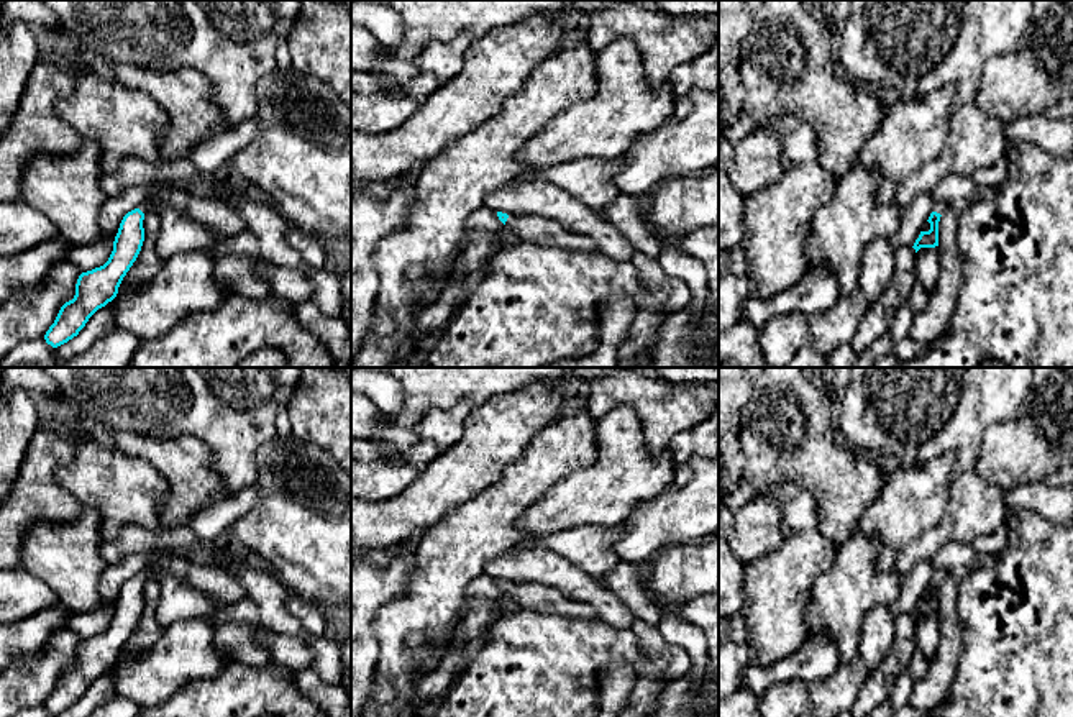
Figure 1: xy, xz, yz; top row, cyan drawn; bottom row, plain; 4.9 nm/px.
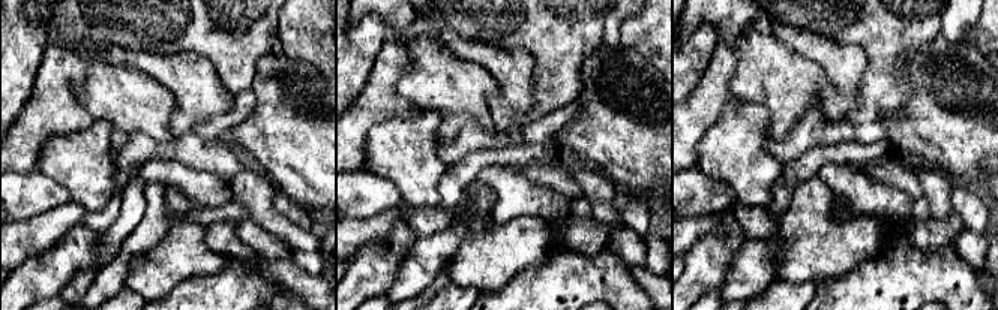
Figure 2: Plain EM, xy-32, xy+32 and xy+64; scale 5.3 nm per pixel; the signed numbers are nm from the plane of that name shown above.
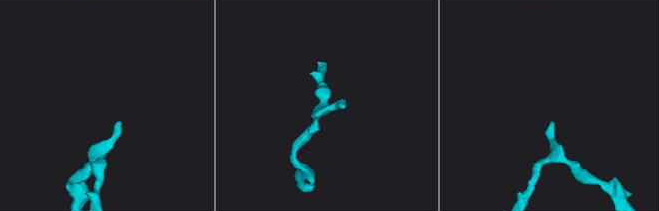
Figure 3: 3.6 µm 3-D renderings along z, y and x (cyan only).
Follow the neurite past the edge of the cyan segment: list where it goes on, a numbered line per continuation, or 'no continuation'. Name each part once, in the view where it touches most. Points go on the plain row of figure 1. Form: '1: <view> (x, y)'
1: xz (534, 596)

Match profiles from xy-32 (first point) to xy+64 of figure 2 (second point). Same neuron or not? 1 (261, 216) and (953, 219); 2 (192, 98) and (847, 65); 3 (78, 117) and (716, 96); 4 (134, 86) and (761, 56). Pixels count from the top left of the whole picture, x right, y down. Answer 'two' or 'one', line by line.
1: two
2: one
3: one
4: one

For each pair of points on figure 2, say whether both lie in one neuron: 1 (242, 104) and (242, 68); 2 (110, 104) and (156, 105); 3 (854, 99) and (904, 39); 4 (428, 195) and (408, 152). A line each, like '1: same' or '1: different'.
1: different
2: same
3: different
4: same

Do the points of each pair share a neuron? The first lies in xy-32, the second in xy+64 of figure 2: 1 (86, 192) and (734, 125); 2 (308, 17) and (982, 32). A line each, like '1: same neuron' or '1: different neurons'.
1: same neuron
2: same neuron

